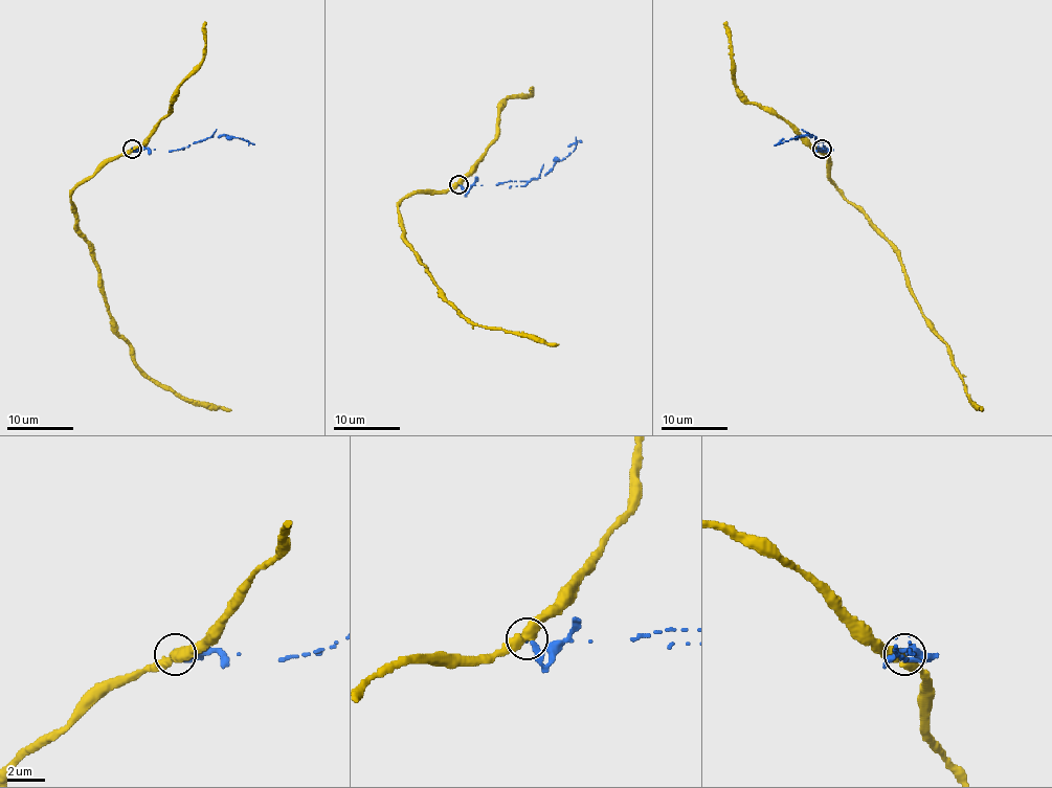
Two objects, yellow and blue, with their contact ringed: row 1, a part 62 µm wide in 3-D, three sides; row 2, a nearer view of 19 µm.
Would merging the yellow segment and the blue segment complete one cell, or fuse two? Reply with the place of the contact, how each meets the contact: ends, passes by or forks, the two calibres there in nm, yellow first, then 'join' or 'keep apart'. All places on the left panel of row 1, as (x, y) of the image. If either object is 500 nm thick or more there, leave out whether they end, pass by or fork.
at (132, 149); yellow passes by; blue ends there; 440 nm thick on the yellow side, 220 nm on the other; keep apart

